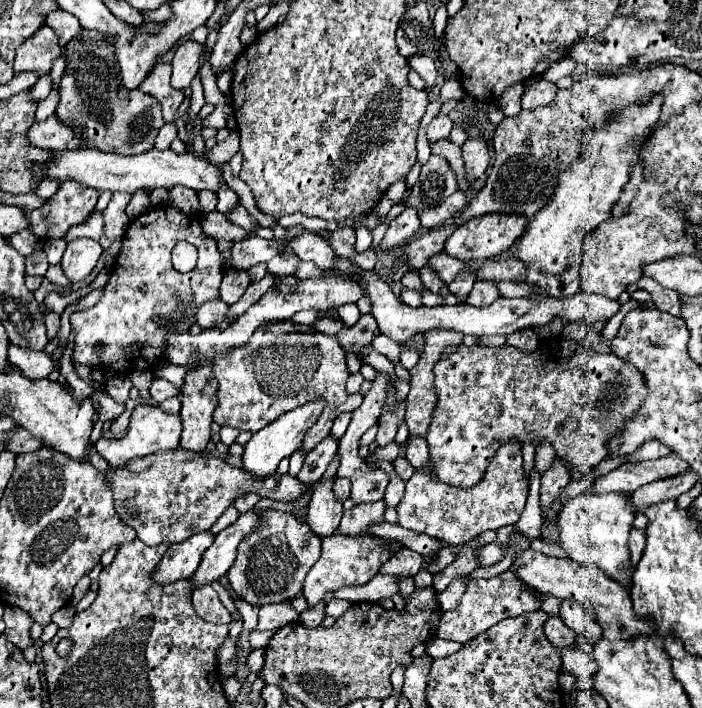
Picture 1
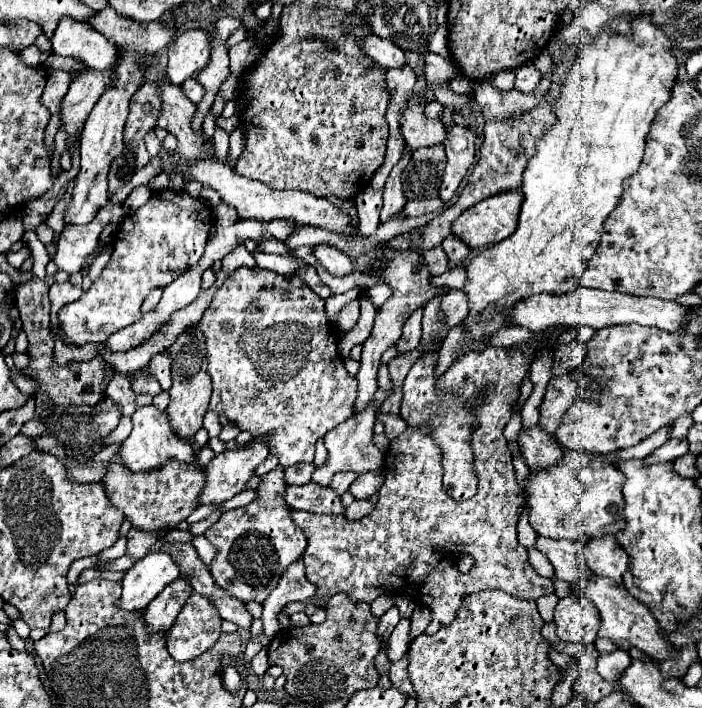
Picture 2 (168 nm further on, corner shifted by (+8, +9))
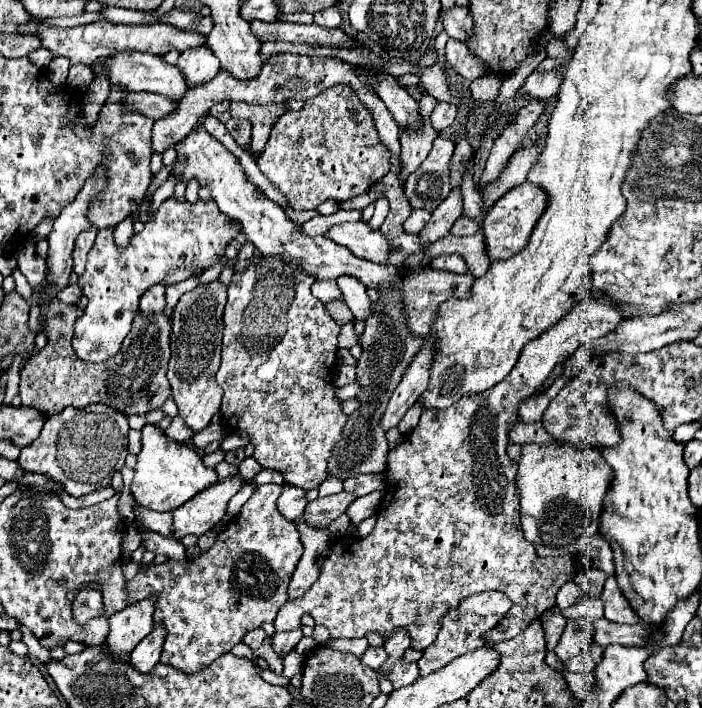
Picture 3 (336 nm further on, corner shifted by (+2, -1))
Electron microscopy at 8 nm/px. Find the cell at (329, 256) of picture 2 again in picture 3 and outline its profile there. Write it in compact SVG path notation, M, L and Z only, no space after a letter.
M340 276L338 288L340 288L346 304L350 306L354 318L366 320L366 316L370 316L370 312L372 312L372 300L366 294L366 286L360 280L354 280L350 276Z

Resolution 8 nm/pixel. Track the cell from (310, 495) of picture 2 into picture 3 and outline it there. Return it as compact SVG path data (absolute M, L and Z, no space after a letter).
M340 492L340 494L316 498L316 500L308 502L308 506L304 508L304 516L302 518L312 528L328 528L330 522L334 522L342 512L346 512L346 508L350 506L350 502L354 498L356 496L352 496L348 492Z

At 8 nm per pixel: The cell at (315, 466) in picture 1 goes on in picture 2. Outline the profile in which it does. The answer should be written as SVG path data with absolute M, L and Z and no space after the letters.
M308 464L308 466L290 466L284 470L286 474L286 484L308 484L310 482L310 476L314 472L314 464Z

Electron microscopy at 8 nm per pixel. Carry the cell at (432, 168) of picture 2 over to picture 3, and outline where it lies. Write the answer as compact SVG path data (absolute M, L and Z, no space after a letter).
M438 136L428 158L406 180L406 196L412 208L434 210L450 192L450 158L454 142Z

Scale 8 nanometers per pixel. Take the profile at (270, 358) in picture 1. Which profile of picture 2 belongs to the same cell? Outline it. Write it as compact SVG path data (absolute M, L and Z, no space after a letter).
M238 268L236 272L232 272L228 276L228 280L224 282L224 286L216 292L210 308L204 312L202 322L200 322L202 332L206 334L206 344L208 344L208 374L212 378L214 384L214 392L210 398L210 410L214 410L216 414L224 414L234 426L238 426L240 430L246 430L252 434L252 438L262 438L268 436L268 452L274 454L280 462L282 468L300 464L300 462L312 462L314 460L314 448L316 442L320 438L326 436L328 430L332 430L334 426L338 426L340 422L348 420L354 414L354 404L356 404L356 378L350 376L344 370L344 362L338 354L338 342L336 336L330 334L330 326L328 326L328 318L324 312L324 300L320 296L316 296L300 276L282 276L276 274L272 270L264 270L264 268Z

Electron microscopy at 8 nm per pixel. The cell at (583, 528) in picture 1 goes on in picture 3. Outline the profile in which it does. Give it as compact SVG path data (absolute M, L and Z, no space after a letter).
M552 442L548 446L524 444L522 458L518 462L518 490L520 490L520 514L522 532L528 542L534 544L538 556L562 556L570 554L578 538L598 534L598 520L602 516L602 500L606 488L610 488L610 466L598 450L578 450L564 442Z

